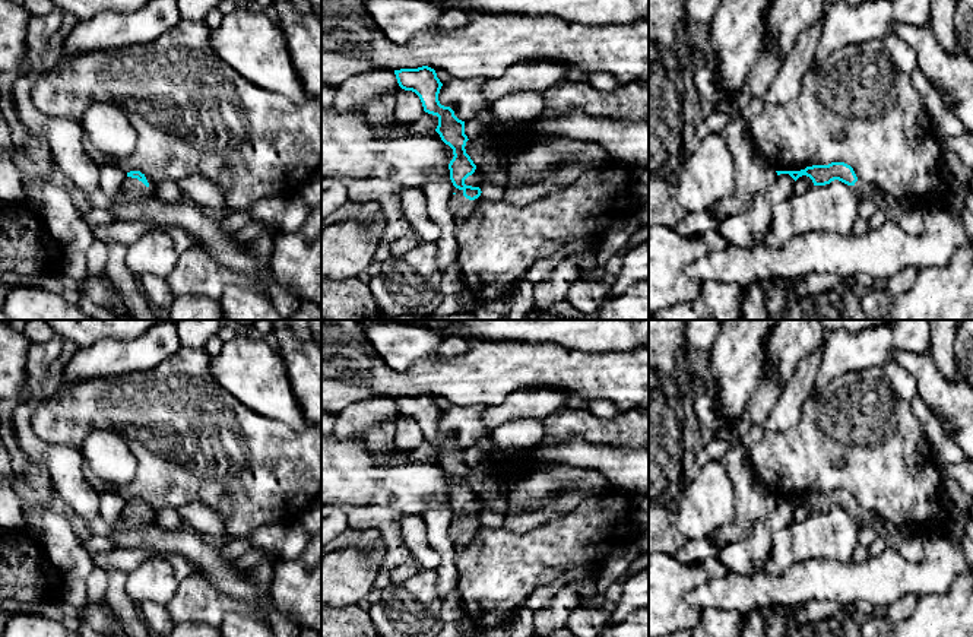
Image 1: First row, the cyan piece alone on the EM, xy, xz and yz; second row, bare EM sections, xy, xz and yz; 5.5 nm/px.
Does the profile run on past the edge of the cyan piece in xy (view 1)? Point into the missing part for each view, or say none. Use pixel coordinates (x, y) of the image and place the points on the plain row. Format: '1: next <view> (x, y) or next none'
1: next xy (133, 515)

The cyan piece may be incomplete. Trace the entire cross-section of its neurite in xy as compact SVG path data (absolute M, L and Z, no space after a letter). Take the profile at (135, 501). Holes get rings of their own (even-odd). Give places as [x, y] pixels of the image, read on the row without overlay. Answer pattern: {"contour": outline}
{"contour": "M140 498L127 500L120 519L126 519L131 526L140 525L149 516L149 510Z"}

